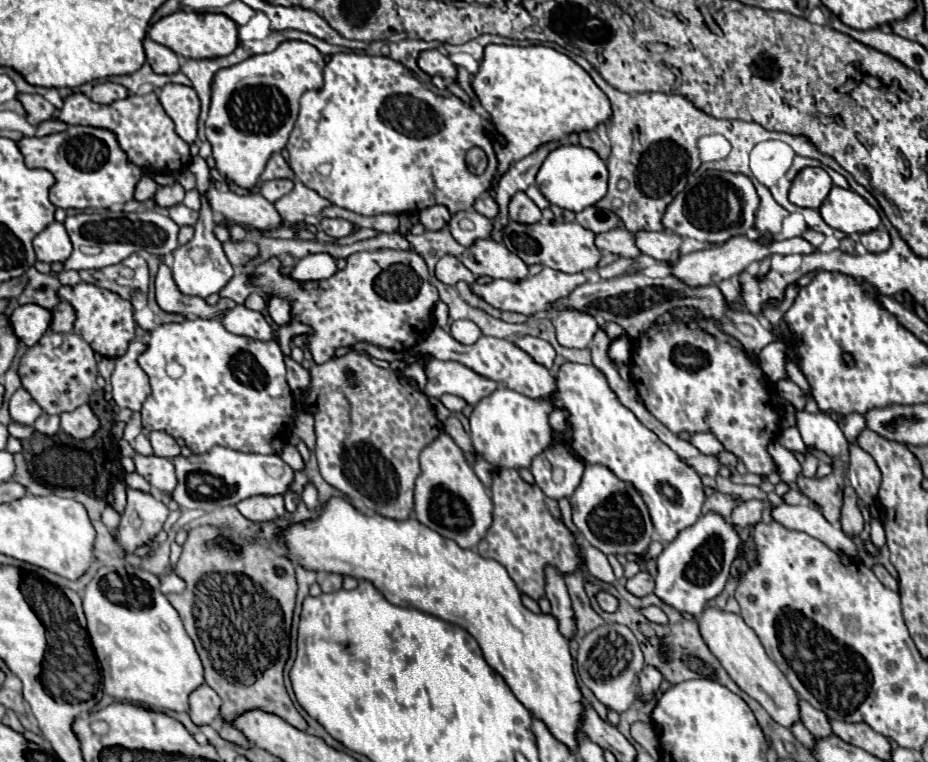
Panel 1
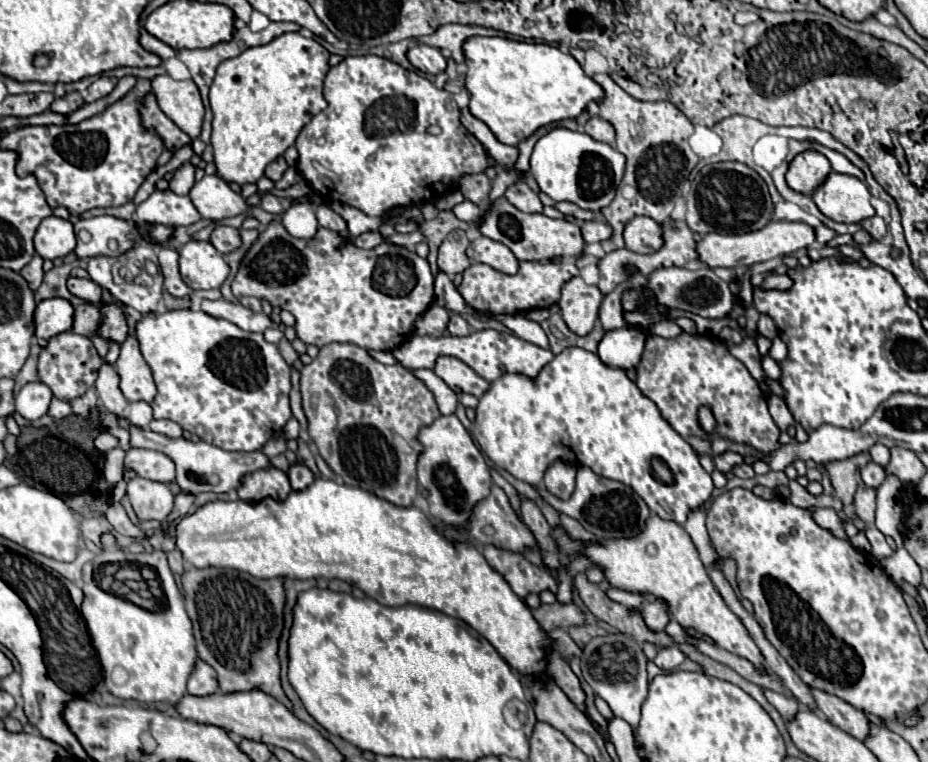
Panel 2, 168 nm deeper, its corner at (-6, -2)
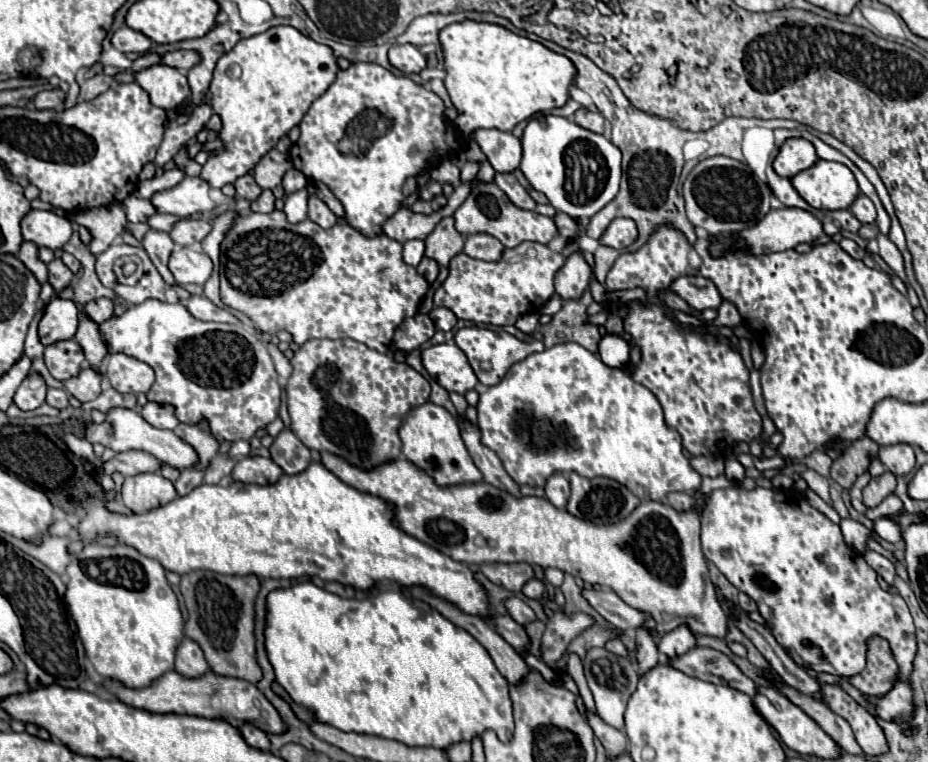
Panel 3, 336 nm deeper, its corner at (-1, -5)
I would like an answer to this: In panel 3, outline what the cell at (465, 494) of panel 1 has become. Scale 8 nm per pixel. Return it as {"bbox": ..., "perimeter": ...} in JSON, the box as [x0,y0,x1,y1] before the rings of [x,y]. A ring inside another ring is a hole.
{"bbox":[399,401,481,485],"perimeter":[[[427,401],[419,407],[409,409],[409,413],[403,417],[403,423],[399,427],[399,437],[403,441],[403,457],[409,459],[411,463],[415,463],[417,467],[421,467],[423,471],[427,471],[437,485],[459,485],[459,483],[477,483],[481,481],[481,471],[475,467],[463,439],[461,439],[461,431],[457,421],[453,419],[453,415]]]}

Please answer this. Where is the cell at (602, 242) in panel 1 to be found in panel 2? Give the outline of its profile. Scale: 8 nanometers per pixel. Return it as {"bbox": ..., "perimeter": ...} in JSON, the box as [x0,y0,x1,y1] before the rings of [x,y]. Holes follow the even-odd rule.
{"bbox":[580,222,612,244],"perimeter":[[[582,222],[580,228],[582,228],[582,236],[588,244],[604,242],[604,240],[612,238],[612,230],[606,222]]]}

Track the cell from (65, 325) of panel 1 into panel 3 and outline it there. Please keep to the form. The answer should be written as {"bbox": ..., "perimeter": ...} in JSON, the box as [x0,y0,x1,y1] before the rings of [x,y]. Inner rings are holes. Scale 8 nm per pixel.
{"bbox":[85,299,115,323],"perimeter":[[[97,299],[97,301],[91,301],[87,303],[85,307],[85,313],[95,321],[95,323],[103,323],[107,321],[111,315],[113,315],[113,309],[115,309],[115,303],[111,299]]]}

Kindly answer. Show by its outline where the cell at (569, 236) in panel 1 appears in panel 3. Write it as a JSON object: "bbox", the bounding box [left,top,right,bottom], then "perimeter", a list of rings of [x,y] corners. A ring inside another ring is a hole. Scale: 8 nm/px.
{"bbox":[453,181,557,247],"perimeter":[[[473,181],[469,197],[457,207],[453,217],[455,217],[455,227],[463,237],[473,235],[473,233],[489,233],[489,235],[497,237],[503,243],[503,247],[517,247],[523,241],[549,243],[557,235],[553,219],[539,215],[535,211],[517,209],[509,201],[509,197],[505,197],[505,193],[501,193],[501,189],[497,189],[495,183]]]}

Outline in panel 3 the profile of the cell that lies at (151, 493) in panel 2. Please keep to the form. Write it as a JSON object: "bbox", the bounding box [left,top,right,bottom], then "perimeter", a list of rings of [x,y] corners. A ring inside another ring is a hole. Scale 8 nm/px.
{"bbox":[121,473,177,513],"perimeter":[[[141,473],[125,477],[121,497],[133,513],[145,513],[173,501],[177,497],[177,491],[169,479],[161,477],[161,473]]]}

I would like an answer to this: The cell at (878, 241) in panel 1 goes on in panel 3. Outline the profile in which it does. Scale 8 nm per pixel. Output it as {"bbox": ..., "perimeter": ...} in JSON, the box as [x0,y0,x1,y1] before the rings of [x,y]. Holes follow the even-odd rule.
{"bbox":[849,195,875,223],"perimeter":[[[857,195],[857,201],[849,205],[849,211],[861,221],[861,223],[875,223],[875,205],[867,195]]]}

